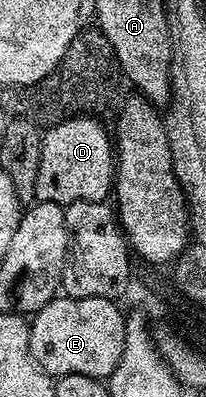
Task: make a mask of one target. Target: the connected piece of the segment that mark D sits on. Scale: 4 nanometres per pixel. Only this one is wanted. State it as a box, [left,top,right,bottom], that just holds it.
[35,113,116,205]

